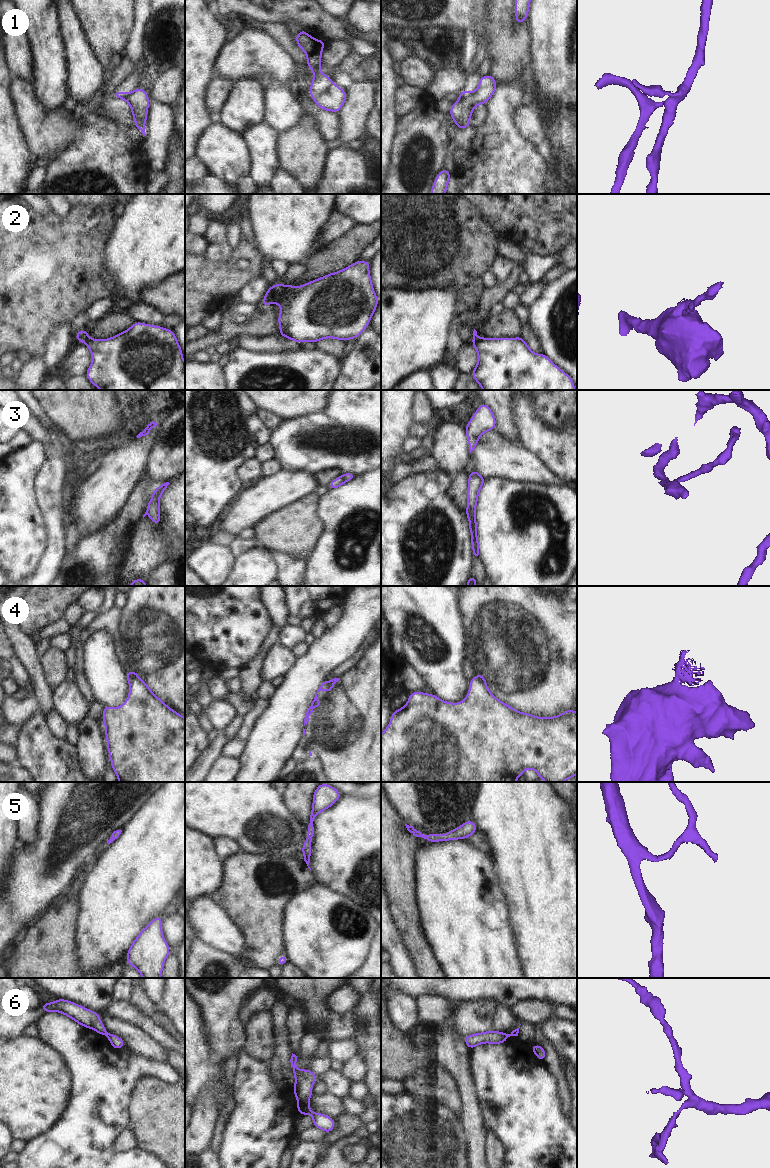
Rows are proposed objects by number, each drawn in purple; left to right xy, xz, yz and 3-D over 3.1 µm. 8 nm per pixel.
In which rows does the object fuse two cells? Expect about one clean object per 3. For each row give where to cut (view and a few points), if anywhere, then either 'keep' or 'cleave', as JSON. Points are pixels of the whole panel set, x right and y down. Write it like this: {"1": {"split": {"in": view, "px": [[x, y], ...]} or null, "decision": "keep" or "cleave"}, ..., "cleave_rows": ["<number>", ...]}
{"1": {"split": {"in": "xz", "px": [[332, 81], [322, 92], [312, 96]]}, "decision": "cleave"}, "2": {"split": {"in": "xz", "px": [[282, 286], [273, 301]]}, "decision": "cleave"}, "3": {"split": {"in": "xz", "px": [[341, 475], [345, 481]]}, "decision": "cleave"}, "4": {"split": {"in": "xy", "px": [[138, 676], [132, 677], [129, 680]]}, "decision": "cleave"}, "5": {"split": null, "decision": "keep"}, "6": {"split": {"in": "xz", "px": [[299, 1102], [302, 1114]]}, "decision": "cleave"}, "cleave_rows": ["1", "2", "3", "4", "6"]}

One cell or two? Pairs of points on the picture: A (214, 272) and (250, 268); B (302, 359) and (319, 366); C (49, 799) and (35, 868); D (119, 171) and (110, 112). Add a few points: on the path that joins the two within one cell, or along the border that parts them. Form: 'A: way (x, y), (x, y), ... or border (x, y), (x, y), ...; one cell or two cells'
A: way (223, 272), (235, 272), (241, 268); one cell
B: way (306, 363), (309, 366), (315, 366); one cell
C: way (49, 816), (47, 851); one cell
D: border (97, 115), (103, 115), (116, 124); two cells

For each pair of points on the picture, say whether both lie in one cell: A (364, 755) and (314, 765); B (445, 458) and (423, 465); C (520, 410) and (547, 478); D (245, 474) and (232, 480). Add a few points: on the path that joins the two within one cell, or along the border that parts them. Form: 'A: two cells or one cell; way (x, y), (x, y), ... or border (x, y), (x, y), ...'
A: two cells; border (312, 755), (320, 761), (324, 771)
B: two cells; border (430, 452), (439, 467)
C: two cells; border (524, 447), (557, 476)
D: two cells; border (253, 457), (239, 469), (239, 476), (242, 481)

